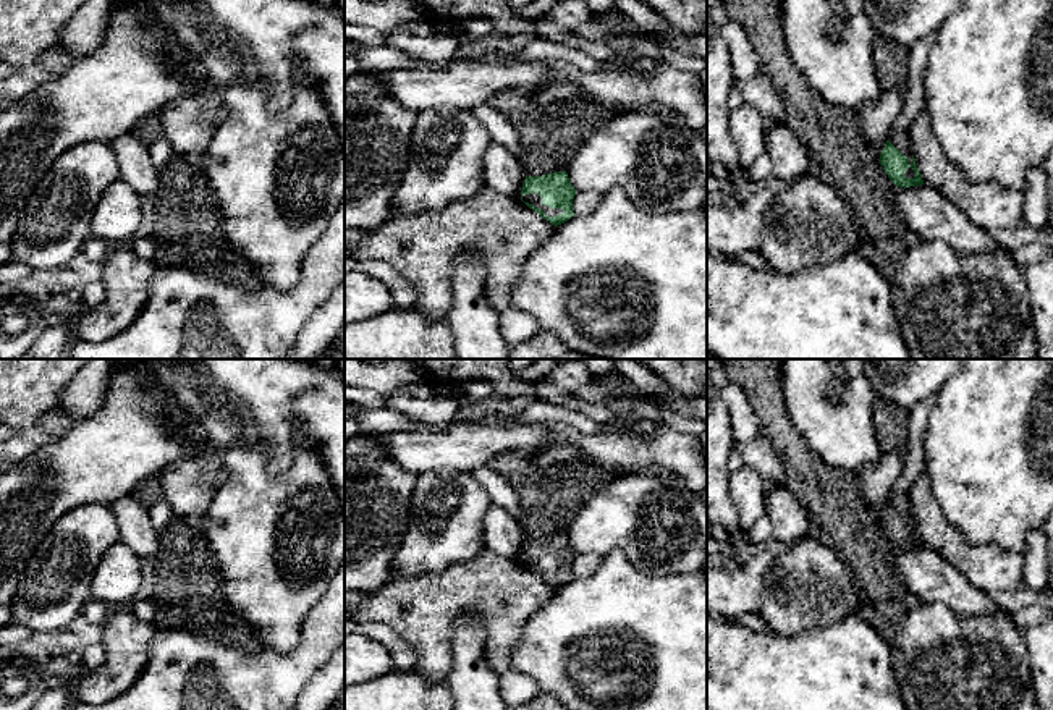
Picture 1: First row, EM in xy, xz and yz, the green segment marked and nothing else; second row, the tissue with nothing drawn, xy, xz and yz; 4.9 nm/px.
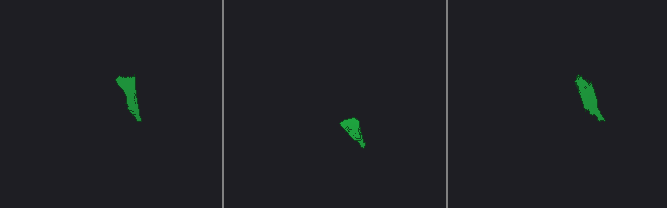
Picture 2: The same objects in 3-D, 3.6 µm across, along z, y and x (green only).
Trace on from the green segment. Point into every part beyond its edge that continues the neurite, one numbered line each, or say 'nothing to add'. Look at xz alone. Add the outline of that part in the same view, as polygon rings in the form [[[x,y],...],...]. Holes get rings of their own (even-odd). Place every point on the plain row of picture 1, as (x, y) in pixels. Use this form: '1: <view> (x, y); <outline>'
1: xz (534, 562); [[[534,555],[534,556],[524,556],[522,563],[532,566],[537,571],[540,571],[547,579],[555,579],[555,577],[563,576],[561,571],[552,571],[548,568],[543,568],[542,566],[542,560],[537,555]]]

